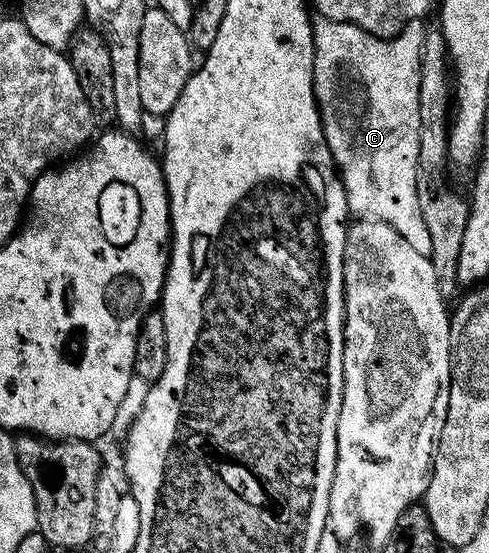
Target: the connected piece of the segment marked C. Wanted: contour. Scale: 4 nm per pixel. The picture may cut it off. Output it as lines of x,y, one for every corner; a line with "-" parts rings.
320,16
312,19
313,24
313,91
317,97
317,109
321,112
321,123
327,140
327,148
337,165
337,173
341,175
341,183
345,185
345,195
349,205
350,215
361,220
386,222
415,248
415,252
428,254
431,248
431,236
427,236
427,224
423,224
423,216
419,212
419,196
417,195
417,176
421,160
421,105
419,92
421,91
421,45
425,39
426,27
420,21
409,22
393,38
377,38
367,32
362,26
350,22
336,22
330,18

